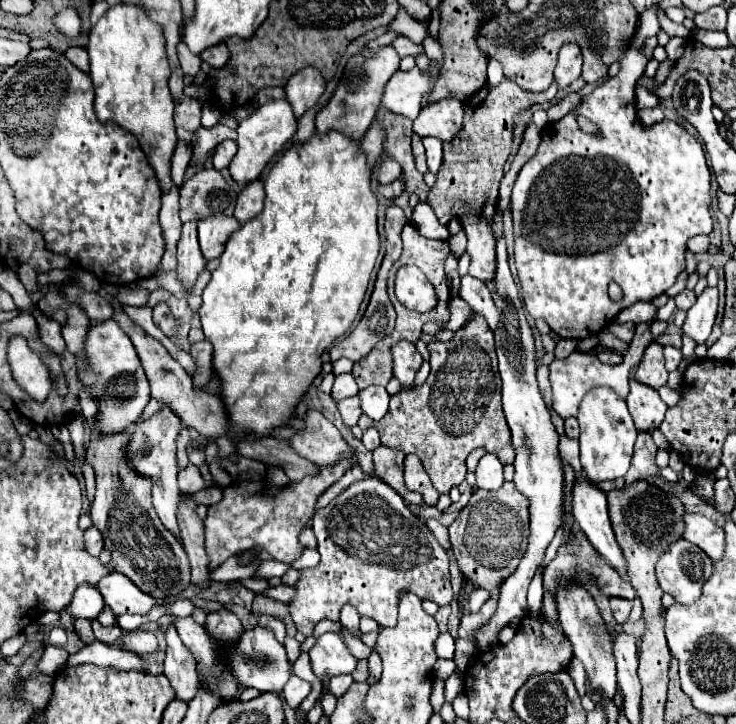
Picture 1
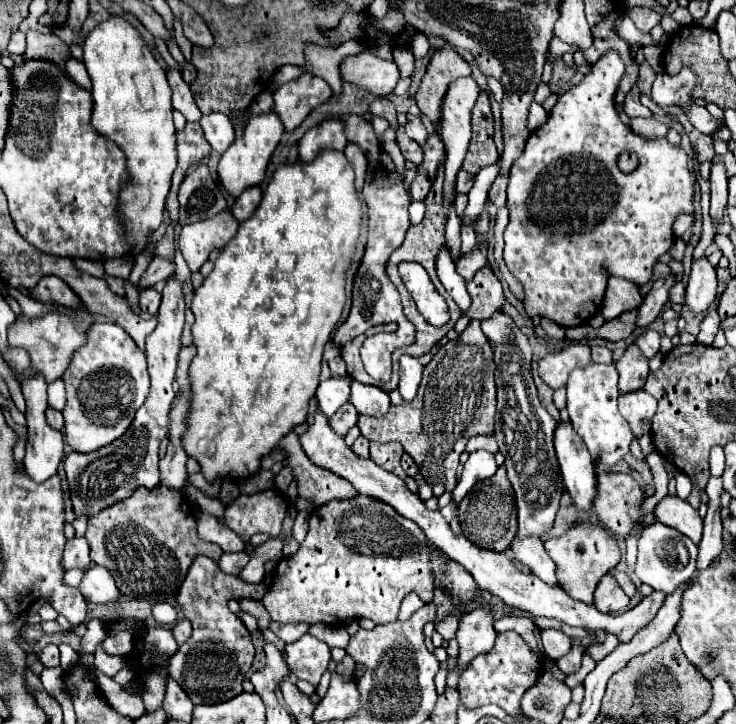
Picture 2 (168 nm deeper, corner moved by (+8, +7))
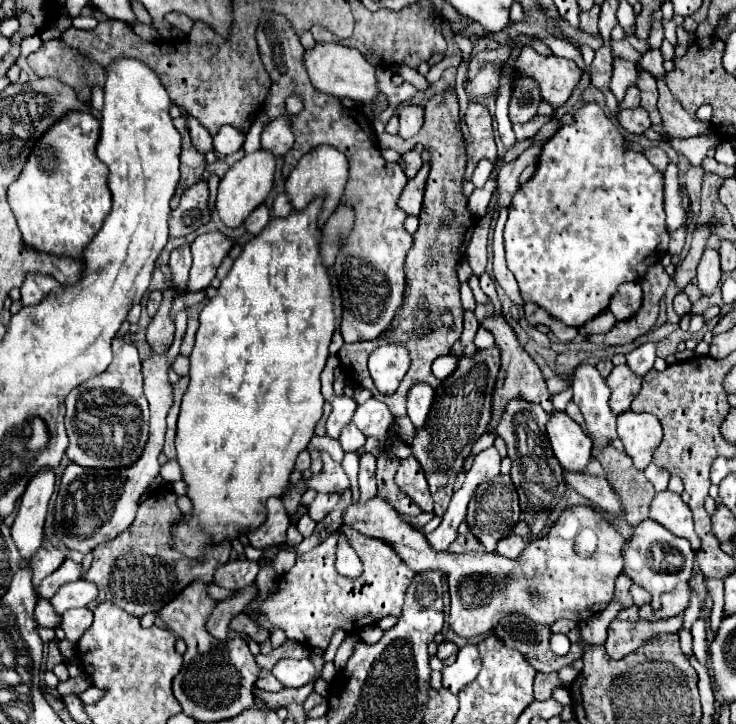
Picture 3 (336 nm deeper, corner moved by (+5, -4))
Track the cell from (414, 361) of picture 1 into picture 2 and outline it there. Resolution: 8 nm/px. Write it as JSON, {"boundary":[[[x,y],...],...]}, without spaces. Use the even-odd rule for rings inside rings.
{"boundary":[[[401,355],[401,359],[399,359],[399,393],[403,399],[411,401],[415,397],[419,381],[421,381],[421,371],[423,371],[423,365],[415,357]]]}

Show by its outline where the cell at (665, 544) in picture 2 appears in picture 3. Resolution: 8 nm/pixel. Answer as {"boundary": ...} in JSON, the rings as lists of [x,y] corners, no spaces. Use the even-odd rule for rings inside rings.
{"boundary":[[[642,520],[638,526],[634,526],[632,538],[624,544],[624,574],[634,580],[634,584],[648,590],[654,598],[654,602],[664,592],[672,592],[676,584],[688,582],[692,574],[694,564],[694,552],[688,544],[688,540],[674,536],[664,526],[660,526],[656,520]]]}

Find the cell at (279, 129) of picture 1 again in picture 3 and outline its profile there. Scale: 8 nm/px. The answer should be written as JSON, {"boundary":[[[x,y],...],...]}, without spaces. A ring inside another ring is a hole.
{"boundary":[[[258,150],[254,154],[246,154],[240,162],[236,162],[228,174],[220,180],[218,186],[218,200],[216,200],[216,212],[220,220],[228,228],[238,228],[244,224],[248,218],[248,212],[256,210],[272,190],[272,180],[274,180],[274,170],[276,170],[276,158],[270,152]]]}

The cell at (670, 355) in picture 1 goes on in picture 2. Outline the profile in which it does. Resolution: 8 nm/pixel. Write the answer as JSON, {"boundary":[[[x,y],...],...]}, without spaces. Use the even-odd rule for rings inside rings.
{"boundary":[[[645,331],[643,335],[637,337],[635,345],[639,345],[639,349],[645,353],[645,357],[655,357],[659,353],[659,341],[661,341],[661,335],[657,331]]]}

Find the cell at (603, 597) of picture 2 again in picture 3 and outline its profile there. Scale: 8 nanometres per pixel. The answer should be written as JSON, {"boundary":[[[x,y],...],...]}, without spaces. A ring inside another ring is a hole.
{"boundary":[[[620,574],[616,580],[616,590],[614,590],[614,598],[618,598],[626,608],[632,606],[632,596],[630,596],[630,586],[632,580],[626,574]]]}

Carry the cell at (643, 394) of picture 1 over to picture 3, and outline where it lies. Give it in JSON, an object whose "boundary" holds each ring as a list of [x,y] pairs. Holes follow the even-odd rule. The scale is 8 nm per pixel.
{"boundary":[[[622,412],[618,416],[618,438],[624,444],[624,452],[632,458],[638,470],[644,470],[652,462],[654,450],[662,442],[662,424],[652,414]]]}

